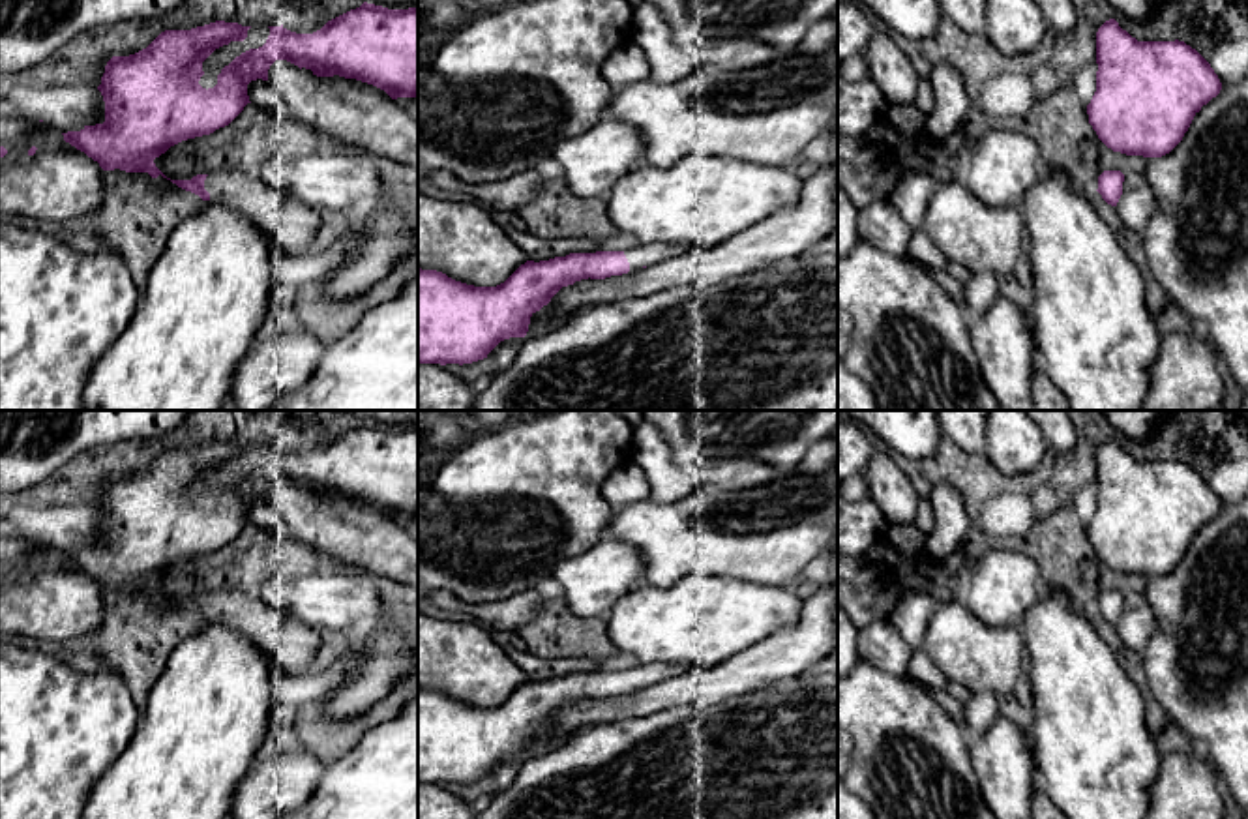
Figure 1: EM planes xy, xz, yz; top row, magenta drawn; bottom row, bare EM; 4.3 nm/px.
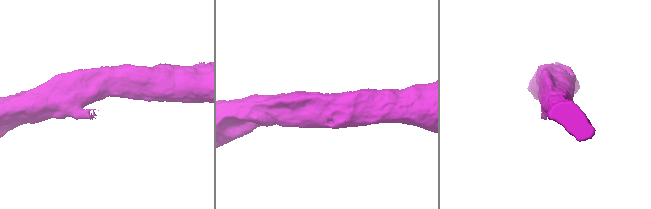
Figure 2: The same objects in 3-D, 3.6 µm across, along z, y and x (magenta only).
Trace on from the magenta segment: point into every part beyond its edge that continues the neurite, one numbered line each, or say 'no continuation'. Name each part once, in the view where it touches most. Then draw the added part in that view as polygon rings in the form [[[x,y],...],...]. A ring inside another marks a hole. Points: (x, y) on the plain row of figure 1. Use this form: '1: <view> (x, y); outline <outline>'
1: xy (293, 645); outline [[[212,592],[204,609],[212,622],[225,622],[260,643],[272,662],[290,675],[307,673],[328,637],[322,630],[266,605],[257,592]]]

